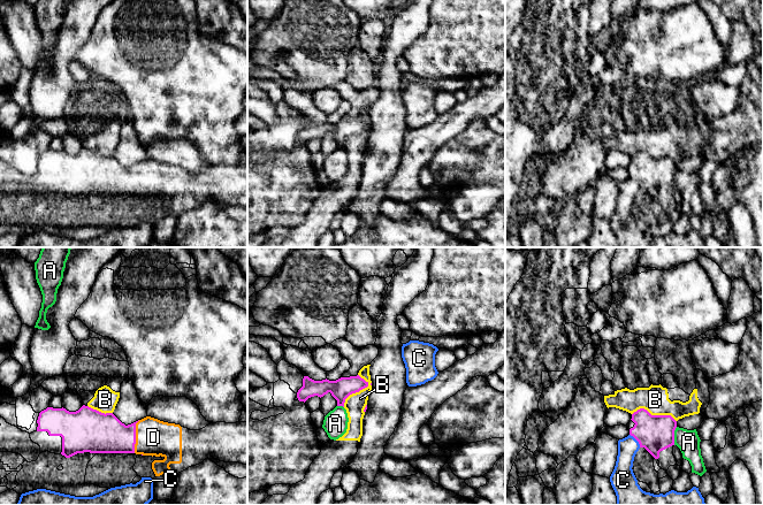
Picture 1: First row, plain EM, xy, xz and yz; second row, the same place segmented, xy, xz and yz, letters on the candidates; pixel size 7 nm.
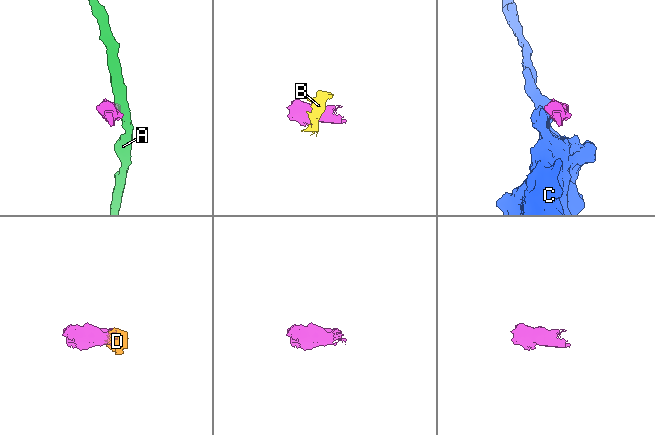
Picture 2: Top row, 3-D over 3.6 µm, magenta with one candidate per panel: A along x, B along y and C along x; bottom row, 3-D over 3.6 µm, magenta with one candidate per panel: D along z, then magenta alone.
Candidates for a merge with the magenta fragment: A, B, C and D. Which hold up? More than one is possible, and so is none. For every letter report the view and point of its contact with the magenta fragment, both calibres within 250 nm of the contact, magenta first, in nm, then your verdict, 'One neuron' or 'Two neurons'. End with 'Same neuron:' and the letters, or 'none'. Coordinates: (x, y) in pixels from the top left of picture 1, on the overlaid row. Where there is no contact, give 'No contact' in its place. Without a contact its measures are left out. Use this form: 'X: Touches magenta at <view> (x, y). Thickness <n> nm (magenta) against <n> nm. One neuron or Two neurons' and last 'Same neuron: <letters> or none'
A: Touches magenta at yz (673, 436). Thickness 260 nm (magenta) against 160 nm. Two neurons
B: Touches magenta at xz (355, 392). Thickness 150 nm (magenta) against 150 nm. Two neurons
C: Touches magenta at yz (636, 440). Thickness 260 nm (magenta) against 140 nm. Two neurons
D: Touches magenta at xy (135, 436). Thickness 280 nm (magenta) against 260 nm. One neuron
Same neuron: D

